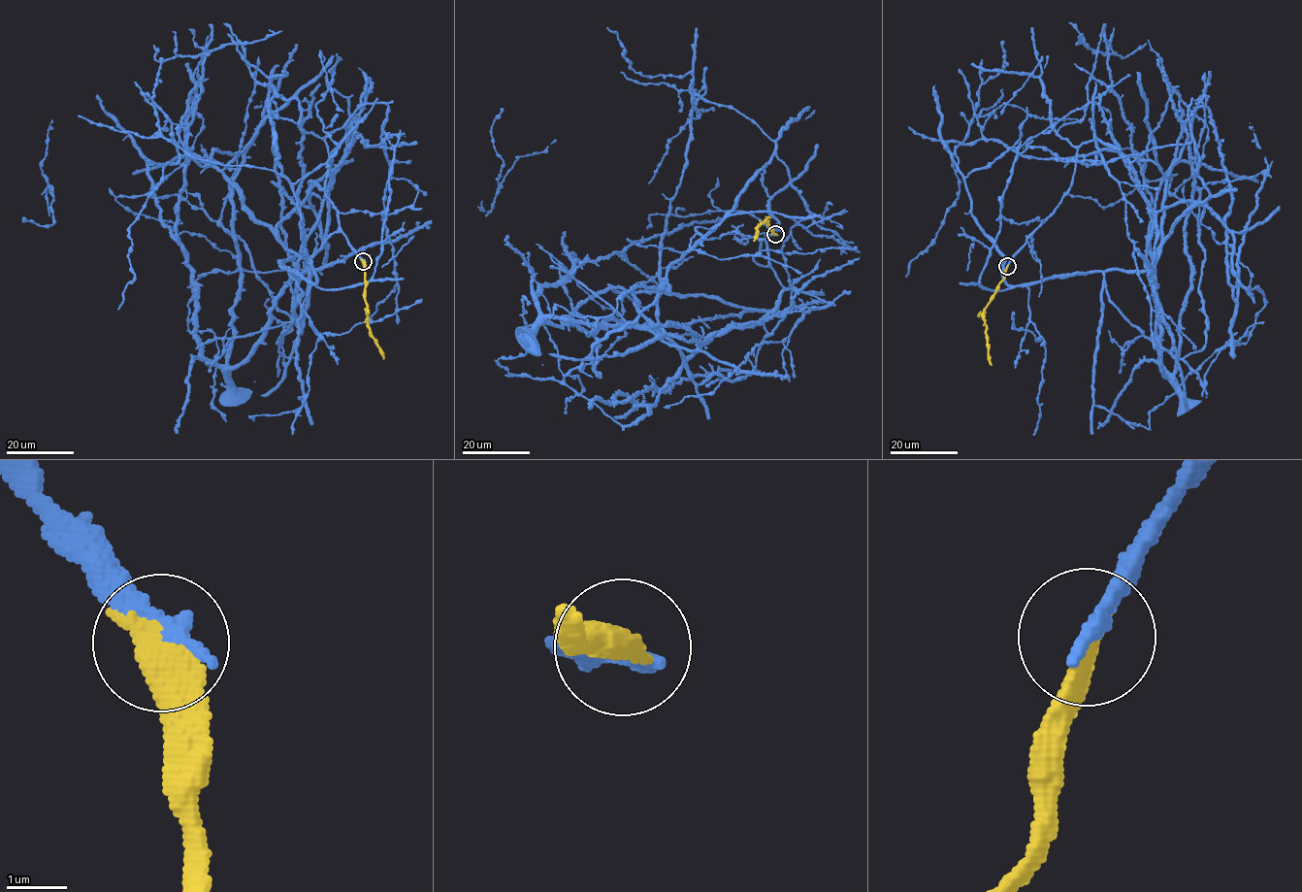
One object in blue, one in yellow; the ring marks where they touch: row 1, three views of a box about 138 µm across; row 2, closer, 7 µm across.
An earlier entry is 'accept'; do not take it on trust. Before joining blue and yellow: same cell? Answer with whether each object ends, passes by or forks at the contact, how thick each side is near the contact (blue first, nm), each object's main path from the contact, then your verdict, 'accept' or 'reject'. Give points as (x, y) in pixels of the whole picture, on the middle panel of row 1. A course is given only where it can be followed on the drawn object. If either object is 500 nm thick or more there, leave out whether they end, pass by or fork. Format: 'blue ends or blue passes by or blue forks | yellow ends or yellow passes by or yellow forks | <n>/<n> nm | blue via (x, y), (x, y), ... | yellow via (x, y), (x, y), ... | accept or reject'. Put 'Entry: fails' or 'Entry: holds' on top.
Entry: holds
blue ends | yellow ends | 340/480 nm | blue via (775, 234), (752, 324), (655, 325), (610, 286), (702, 214), (785, 234) | yellow via (775, 234), (771, 234), (767, 221), (763, 222), (756, 227), (753, 241) | accept

